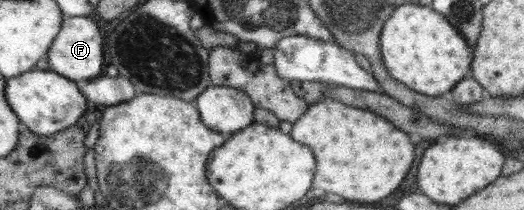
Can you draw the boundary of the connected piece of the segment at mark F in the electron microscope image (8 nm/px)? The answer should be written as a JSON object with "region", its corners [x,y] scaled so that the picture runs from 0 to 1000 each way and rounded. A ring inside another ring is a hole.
{"region":[[[137,76],[122,90],[120,124],[107,171],[105,200],[94,229],[88,271],[97,333],[115,348],[132,381],[170,381],[193,362],[197,338],[195,186],[185,114],[164,76]]]}

